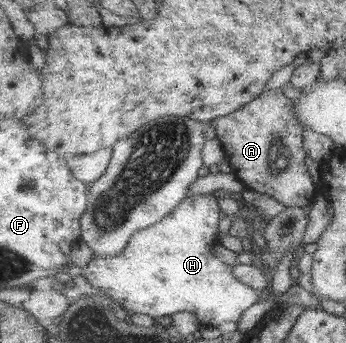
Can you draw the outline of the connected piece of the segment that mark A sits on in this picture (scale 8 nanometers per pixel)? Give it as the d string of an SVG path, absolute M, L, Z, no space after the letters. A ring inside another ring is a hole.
M282 88L266 89L256 100L249 102L244 108L232 114L218 117L210 122L215 130L215 136L222 144L224 156L229 159L232 172L250 190L267 194L281 202L286 207L309 208L318 197L317 182L310 174L307 158L309 154L304 148L304 128L297 123L295 104Z

